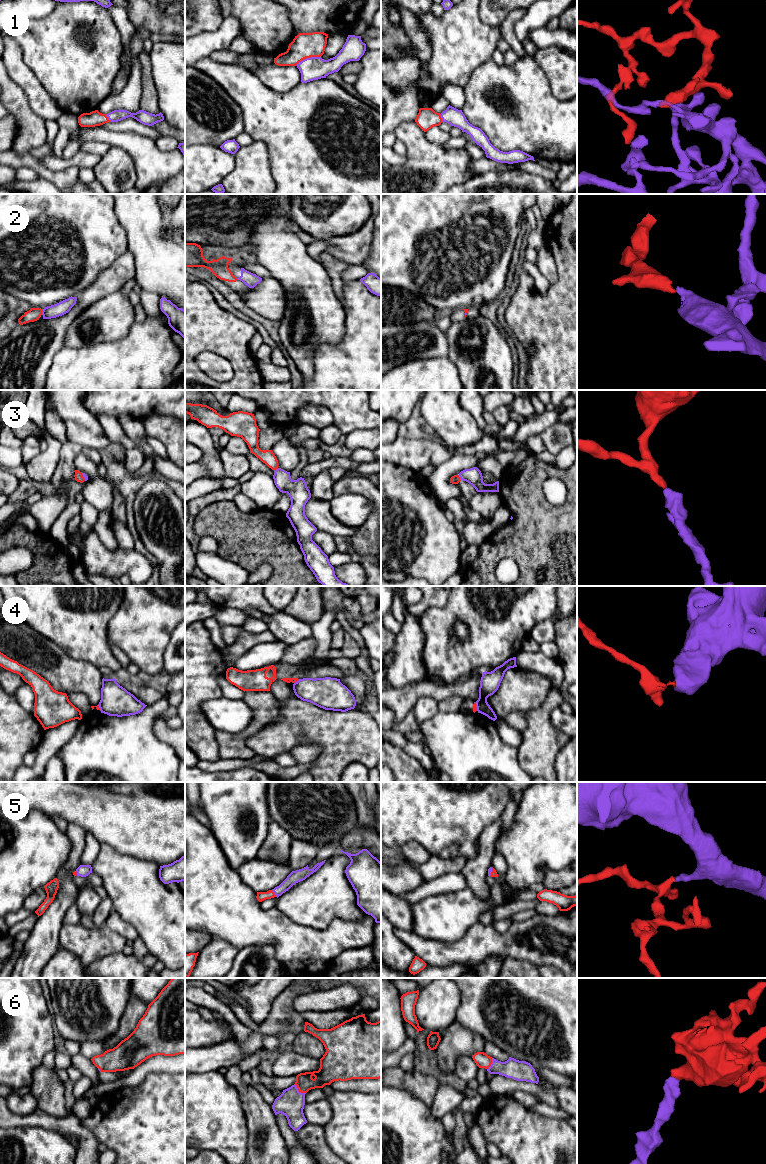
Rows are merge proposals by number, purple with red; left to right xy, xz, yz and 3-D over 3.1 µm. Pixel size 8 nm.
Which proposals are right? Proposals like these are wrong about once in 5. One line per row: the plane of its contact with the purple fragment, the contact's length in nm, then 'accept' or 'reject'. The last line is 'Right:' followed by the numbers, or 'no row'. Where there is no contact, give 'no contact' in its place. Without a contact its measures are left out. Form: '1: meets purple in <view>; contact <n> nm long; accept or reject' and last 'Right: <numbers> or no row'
1: meets purple in xz; contact 220 nm long; accept
2: meets purple in xy; contact 50 nm long; accept
3: meets purple in yz; contact 50 nm long; accept
4: meets purple in xz; contact 60 nm long; reject
5: meets purple in xz; contact 70 nm long; accept
6: meets purple in xz; contact 120 nm long; accept
Right: 1, 2, 3, 5, 6

